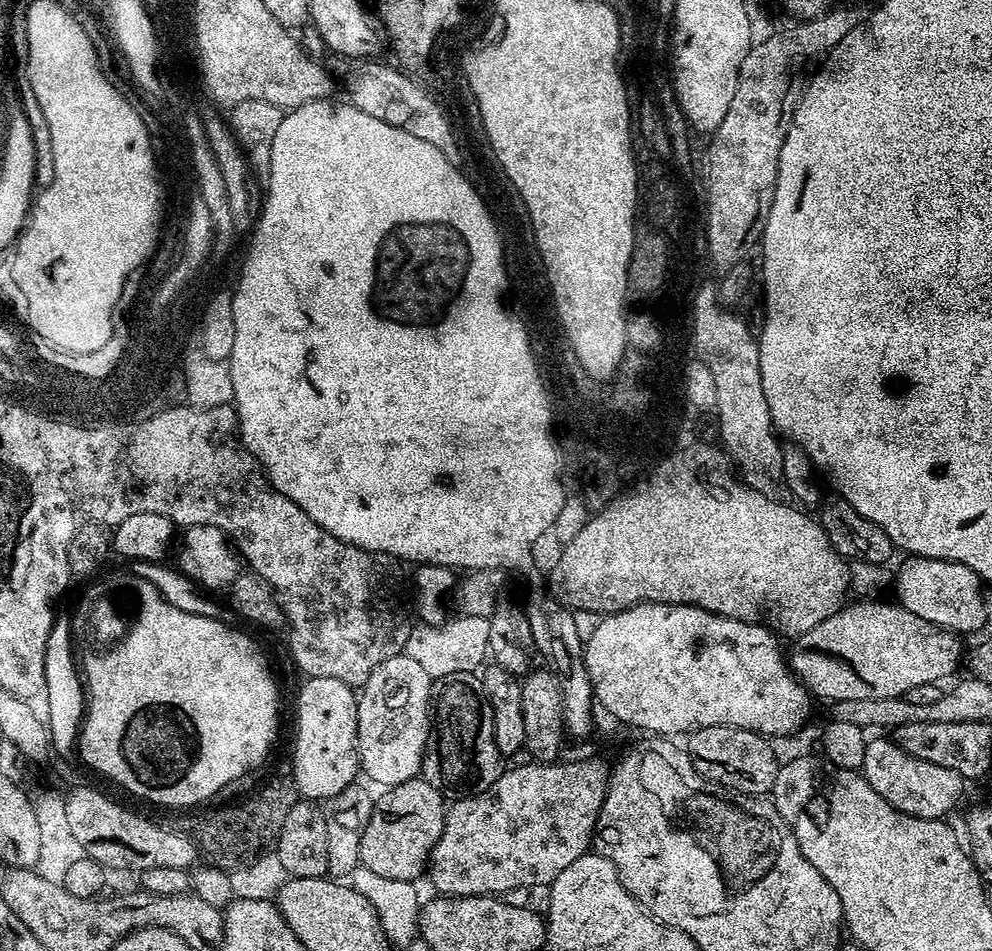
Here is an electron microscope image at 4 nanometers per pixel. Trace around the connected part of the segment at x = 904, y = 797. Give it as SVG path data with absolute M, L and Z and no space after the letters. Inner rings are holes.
M890 738L869 739L862 775L868 779L870 786L874 786L874 790L878 790L878 794L882 794L882 798L886 798L886 802L890 802L890 806L894 806L899 812L927 820L947 817L947 812L959 802L960 791L966 787L964 777L954 770L946 770L946 766L934 766L934 762L922 762L922 758L914 758L914 754L906 754L906 750L902 750Z

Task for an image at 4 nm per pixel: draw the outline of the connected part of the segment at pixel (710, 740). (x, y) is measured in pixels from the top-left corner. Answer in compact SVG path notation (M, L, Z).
M719 724L697 728L687 740L686 751L692 757L692 764L707 780L747 796L764 798L771 793L776 781L778 759L775 750L768 745L771 744L769 737L745 728L735 728L733 724Z

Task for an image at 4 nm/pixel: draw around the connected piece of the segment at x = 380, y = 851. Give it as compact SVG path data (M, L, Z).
M422 778L402 782L383 795L373 803L370 822L366 822L360 864L366 870L374 870L374 874L382 874L382 878L415 881L416 876L425 875L434 846L444 829L445 797Z

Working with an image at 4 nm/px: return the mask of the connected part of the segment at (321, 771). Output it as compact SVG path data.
M317 676L305 679L305 684L300 688L300 697L296 700L296 749L292 752L292 773L291 779L294 781L296 791L305 801L327 802L334 794L346 790L357 779L360 772L360 756L356 753L356 702L357 693L349 684L338 682L338 678L318 678Z

